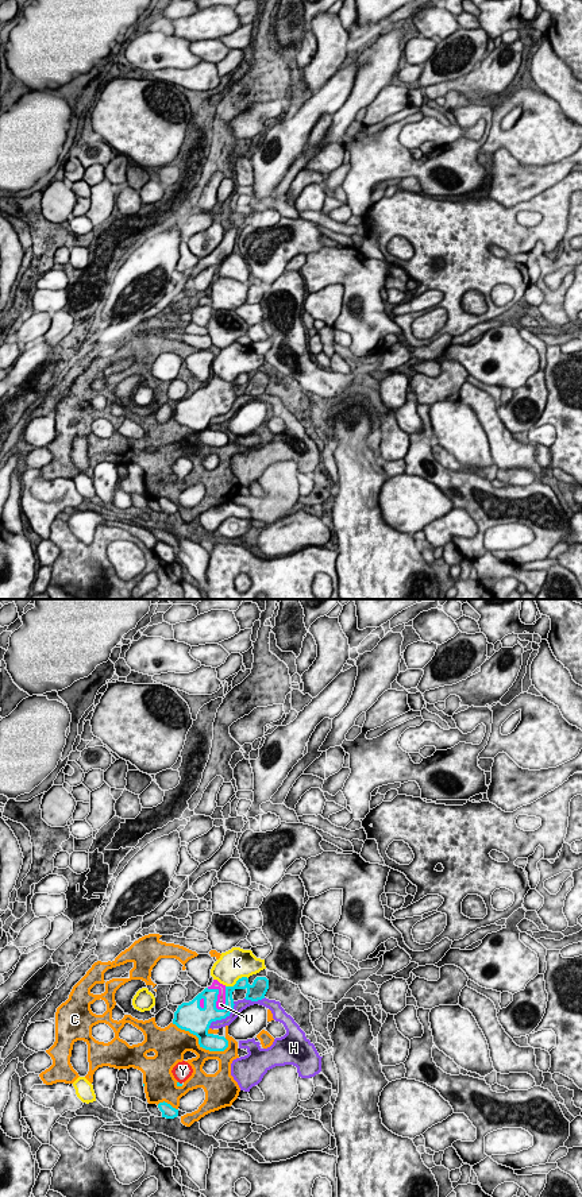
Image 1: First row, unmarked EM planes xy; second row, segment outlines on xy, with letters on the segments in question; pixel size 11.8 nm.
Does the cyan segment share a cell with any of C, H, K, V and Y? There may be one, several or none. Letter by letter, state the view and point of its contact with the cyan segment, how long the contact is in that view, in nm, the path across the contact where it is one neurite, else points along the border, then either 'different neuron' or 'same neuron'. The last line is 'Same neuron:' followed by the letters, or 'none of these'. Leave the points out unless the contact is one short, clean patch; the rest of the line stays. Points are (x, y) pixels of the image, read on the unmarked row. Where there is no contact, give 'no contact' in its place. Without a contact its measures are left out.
C: xy (199, 439) | 750 nm | different neuron
H: xy (223, 413) | 440 nm | different neuron
K: xy (236, 377) | 300 nm | different neuron
V: xy (216, 393) | 340 nm | same neuron
Y: xy (178, 478) | 60 nm | across xy (178, 479), (178, 478), (182, 466) | same neuron
Same neuron: V, Y

